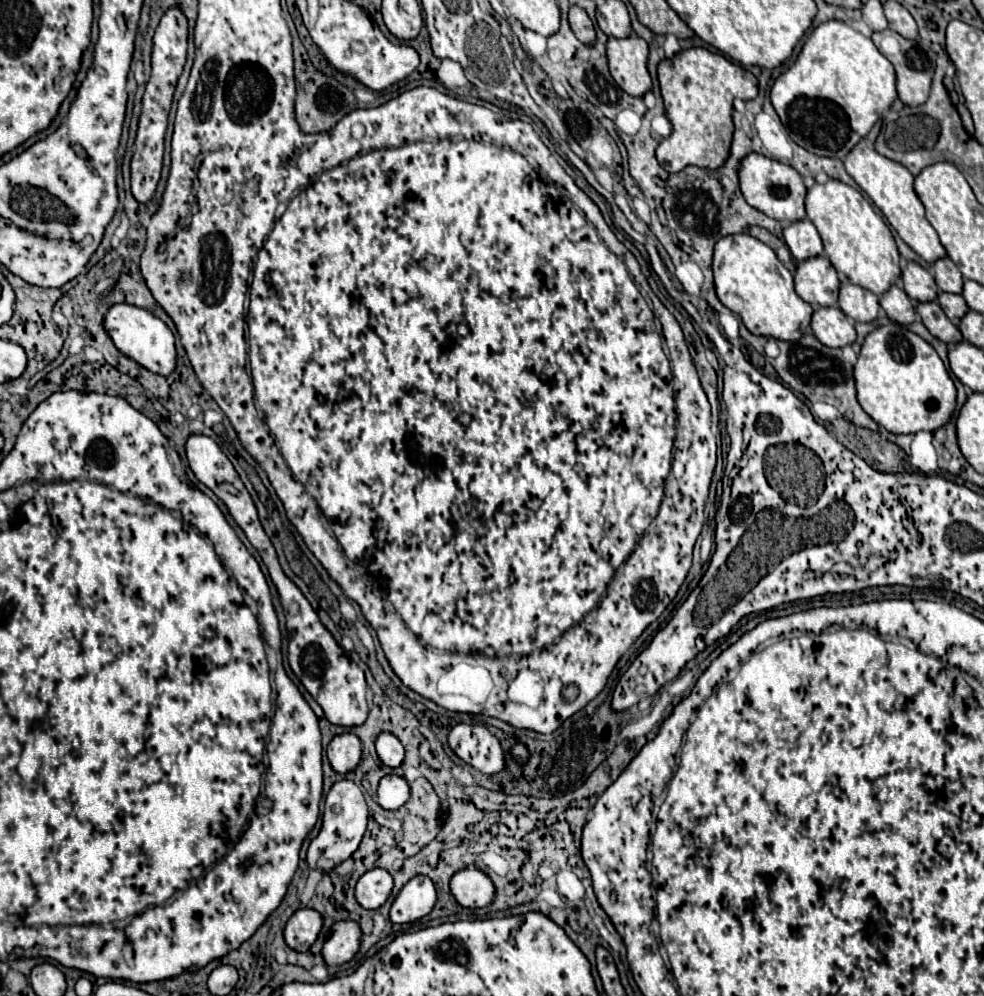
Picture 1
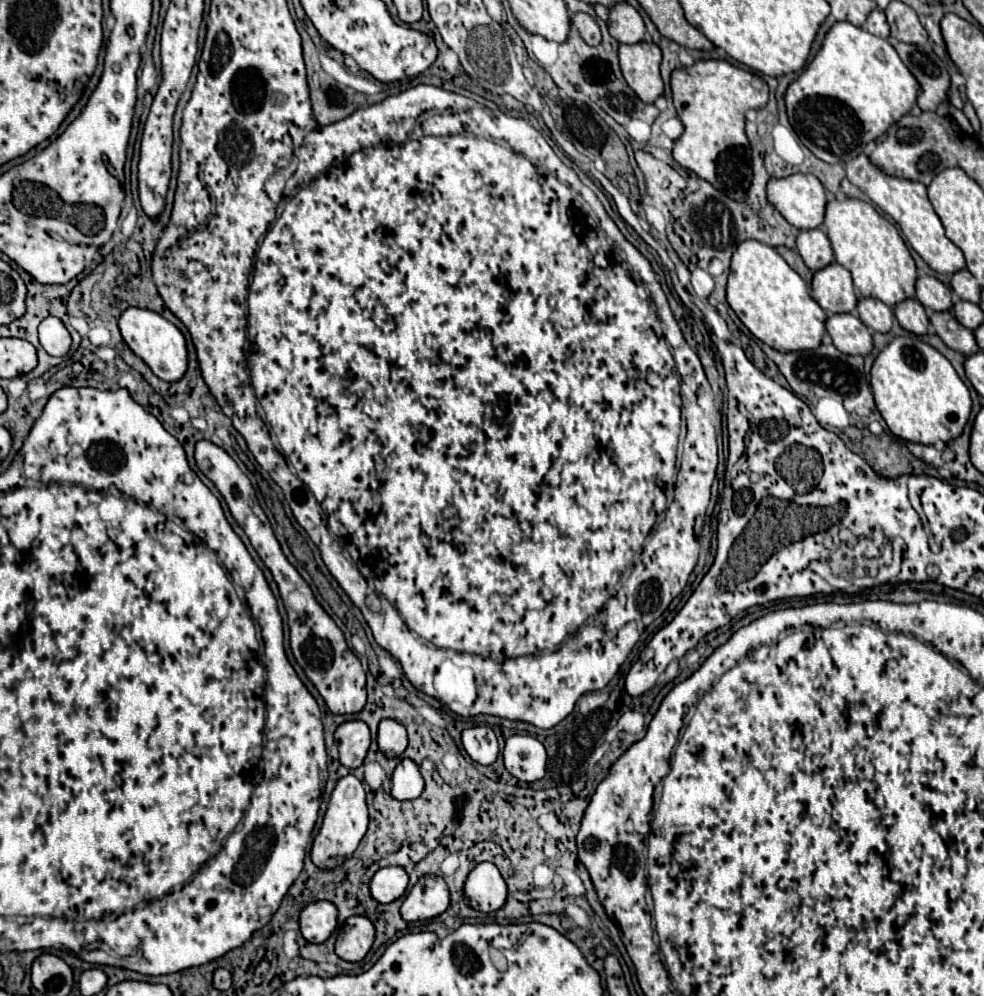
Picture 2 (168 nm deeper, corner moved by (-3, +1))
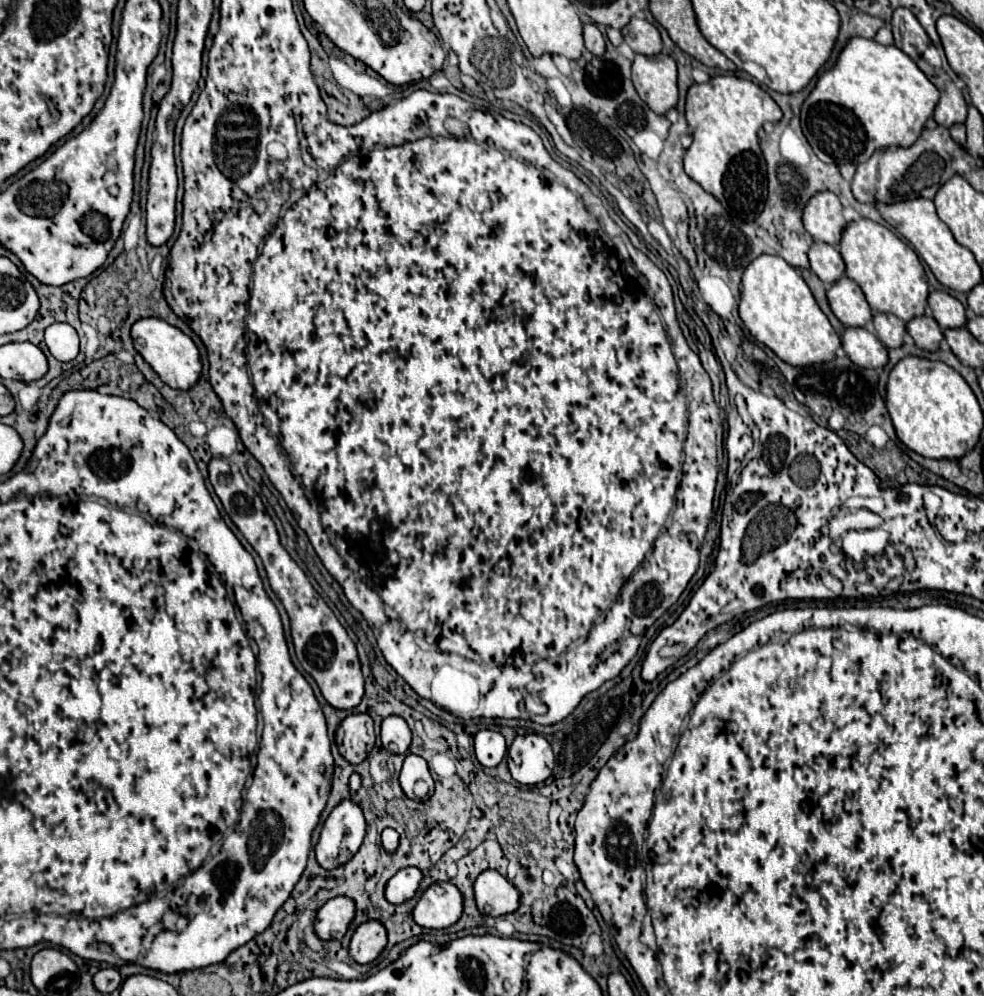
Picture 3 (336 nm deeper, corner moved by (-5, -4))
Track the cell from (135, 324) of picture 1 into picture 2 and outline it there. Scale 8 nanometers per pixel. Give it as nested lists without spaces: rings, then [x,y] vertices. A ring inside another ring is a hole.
[[[129,307],[119,319],[119,329],[121,329],[123,341],[131,347],[131,351],[137,357],[141,357],[149,365],[149,369],[159,379],[173,383],[185,375],[185,371],[187,371],[187,343],[185,343],[183,333],[171,321],[163,319],[155,311]]]

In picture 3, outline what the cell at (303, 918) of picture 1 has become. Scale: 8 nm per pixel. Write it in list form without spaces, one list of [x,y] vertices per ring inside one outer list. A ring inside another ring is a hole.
[[[345,896],[331,898],[317,910],[317,918],[313,924],[315,934],[325,942],[341,940],[353,916],[355,916],[355,904],[351,904],[351,900],[347,900]]]

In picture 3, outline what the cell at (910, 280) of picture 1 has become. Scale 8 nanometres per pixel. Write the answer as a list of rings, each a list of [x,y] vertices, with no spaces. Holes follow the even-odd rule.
[[[931,290],[927,302],[929,302],[929,310],[931,310],[933,318],[939,322],[941,328],[961,328],[961,326],[965,326],[965,322],[967,322],[965,308],[951,294],[941,292],[941,290]]]

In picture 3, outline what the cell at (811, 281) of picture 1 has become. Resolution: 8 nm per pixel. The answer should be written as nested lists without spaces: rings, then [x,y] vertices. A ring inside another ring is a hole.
[[[845,274],[827,288],[827,300],[833,314],[845,326],[865,326],[873,316],[859,284]]]

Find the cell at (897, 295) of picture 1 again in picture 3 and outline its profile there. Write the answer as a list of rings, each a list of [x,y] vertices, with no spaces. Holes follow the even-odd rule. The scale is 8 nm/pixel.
[[[923,314],[907,322],[907,332],[915,340],[915,344],[927,352],[935,352],[939,348],[939,342],[943,338],[939,324],[933,316]]]

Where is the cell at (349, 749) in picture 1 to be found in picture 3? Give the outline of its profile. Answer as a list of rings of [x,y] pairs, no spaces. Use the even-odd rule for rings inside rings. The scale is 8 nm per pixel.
[[[351,714],[341,722],[343,740],[337,744],[341,756],[351,764],[361,764],[375,746],[373,720],[367,714]]]

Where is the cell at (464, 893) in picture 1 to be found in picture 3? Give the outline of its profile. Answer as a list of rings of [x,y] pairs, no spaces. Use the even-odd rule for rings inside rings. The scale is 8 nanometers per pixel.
[[[485,870],[475,880],[475,902],[485,916],[505,916],[519,906],[519,890],[495,870]]]

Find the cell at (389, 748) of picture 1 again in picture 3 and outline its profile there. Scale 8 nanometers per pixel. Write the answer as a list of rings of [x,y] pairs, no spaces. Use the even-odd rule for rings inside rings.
[[[389,716],[381,724],[381,742],[387,752],[405,754],[411,744],[411,730],[401,716]]]

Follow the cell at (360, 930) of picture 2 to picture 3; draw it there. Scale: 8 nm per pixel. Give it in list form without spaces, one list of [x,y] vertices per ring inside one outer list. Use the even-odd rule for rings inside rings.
[[[369,920],[357,926],[349,940],[349,954],[357,964],[373,962],[387,944],[387,932],[381,922]]]

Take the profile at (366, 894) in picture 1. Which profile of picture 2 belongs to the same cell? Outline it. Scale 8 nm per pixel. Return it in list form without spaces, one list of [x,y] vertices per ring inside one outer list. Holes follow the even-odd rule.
[[[383,867],[371,881],[371,895],[379,903],[393,903],[399,899],[409,883],[409,875],[403,867]]]

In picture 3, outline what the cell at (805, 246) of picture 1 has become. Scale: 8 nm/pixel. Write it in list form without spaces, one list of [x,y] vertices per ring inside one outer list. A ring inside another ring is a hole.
[[[819,240],[809,248],[809,262],[811,270],[825,282],[825,286],[831,286],[845,272],[845,264],[837,248]]]

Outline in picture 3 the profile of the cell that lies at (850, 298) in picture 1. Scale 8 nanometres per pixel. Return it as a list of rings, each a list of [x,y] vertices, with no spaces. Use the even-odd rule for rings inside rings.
[[[877,312],[873,314],[873,328],[879,340],[887,348],[899,348],[901,346],[901,336],[905,334],[905,322],[899,320],[895,314],[887,312]]]

